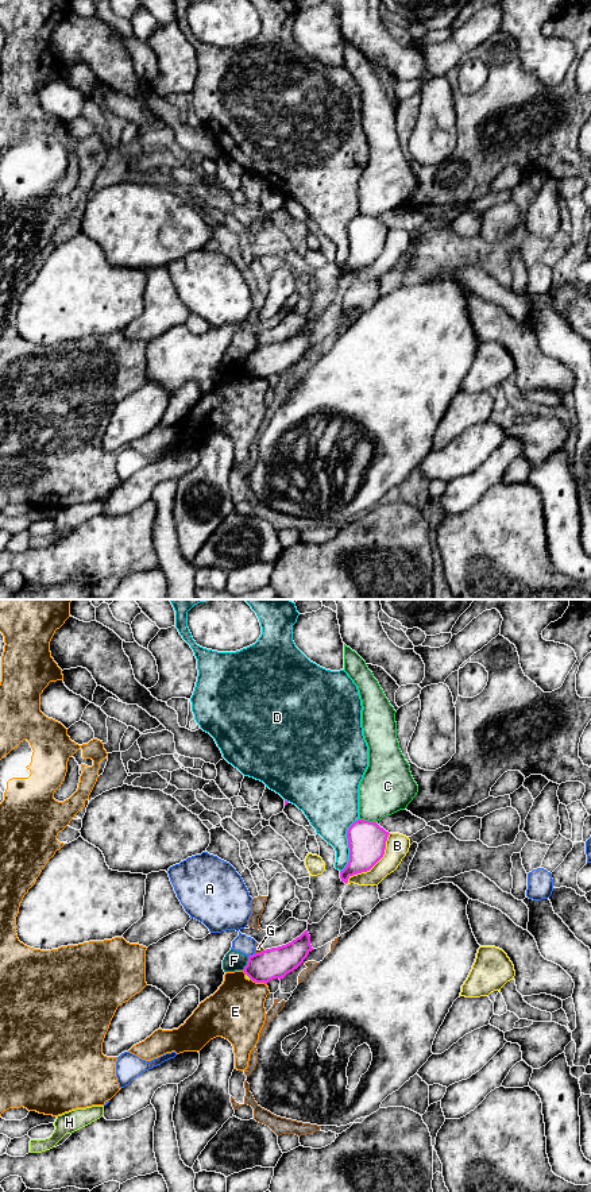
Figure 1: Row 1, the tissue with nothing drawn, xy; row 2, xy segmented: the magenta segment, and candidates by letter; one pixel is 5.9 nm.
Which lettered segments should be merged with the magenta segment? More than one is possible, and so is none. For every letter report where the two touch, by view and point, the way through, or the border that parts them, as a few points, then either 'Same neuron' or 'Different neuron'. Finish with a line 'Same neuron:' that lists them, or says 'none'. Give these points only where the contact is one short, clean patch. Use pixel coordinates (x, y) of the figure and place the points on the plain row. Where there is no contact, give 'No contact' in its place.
A: Touches magenta at xy (252, 350). Different neuron
B: Touches magenta at xy (374, 259). Different neuron
C: Touches magenta at xy (367, 216). Boundary: xy (359, 213), (375, 218). Different neuron
D: Touches magenta at xy (348, 240). Different neuron
E: Touches magenta at xy (258, 377). Different neuron
F: Touches magenta at xy (247, 358). Boundary: xy (248, 351), (247, 359), (242, 365). Different neuron
G: Touches magenta at xy (261, 347). Different neuron
H: Touches magenta at xy (248, 371). Different neuron
Same neuron: none

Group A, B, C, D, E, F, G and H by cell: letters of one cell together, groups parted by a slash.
A / B / C / D / E / F / G / H

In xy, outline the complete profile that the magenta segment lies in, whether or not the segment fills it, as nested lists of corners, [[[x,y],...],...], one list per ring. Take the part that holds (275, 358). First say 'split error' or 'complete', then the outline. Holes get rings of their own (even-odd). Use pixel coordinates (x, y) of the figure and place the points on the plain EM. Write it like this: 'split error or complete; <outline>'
complete; [[[305,325],[286,340],[248,351],[243,367],[255,378],[267,379],[273,374],[281,375],[297,364],[312,346],[310,331]]]

